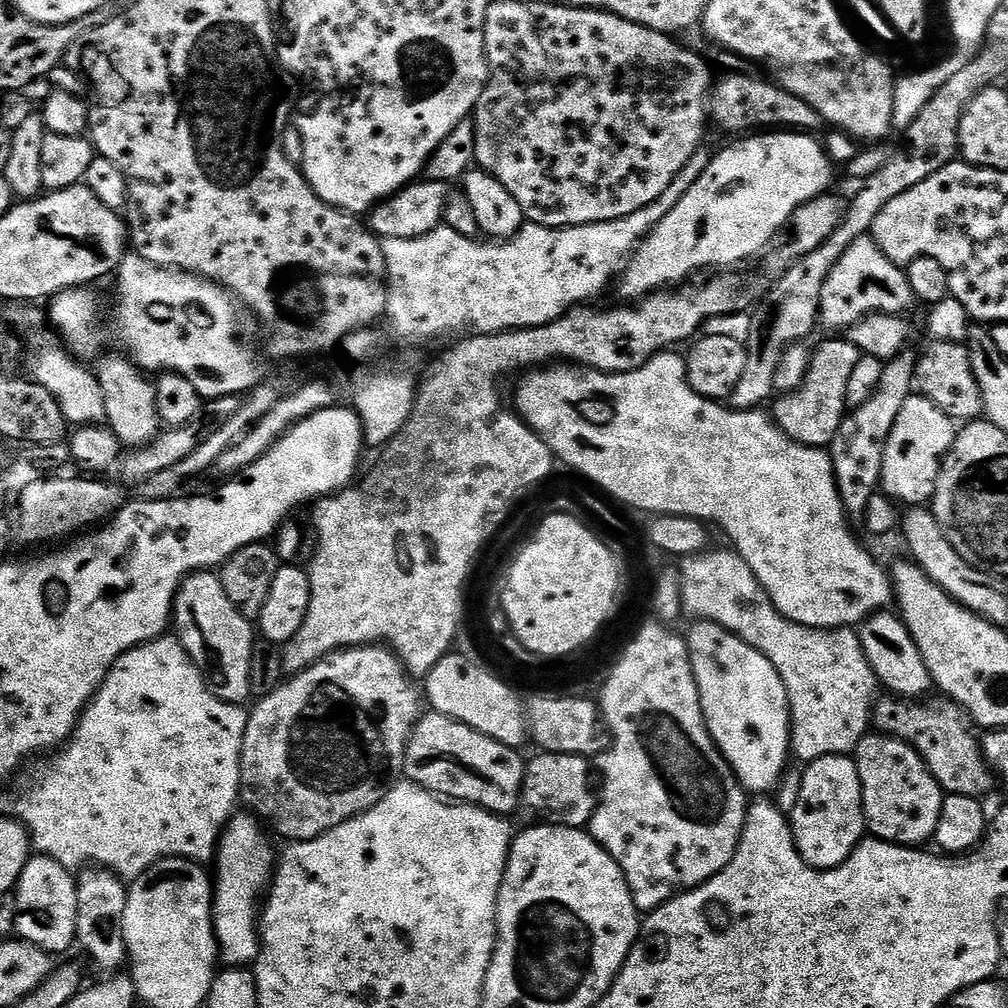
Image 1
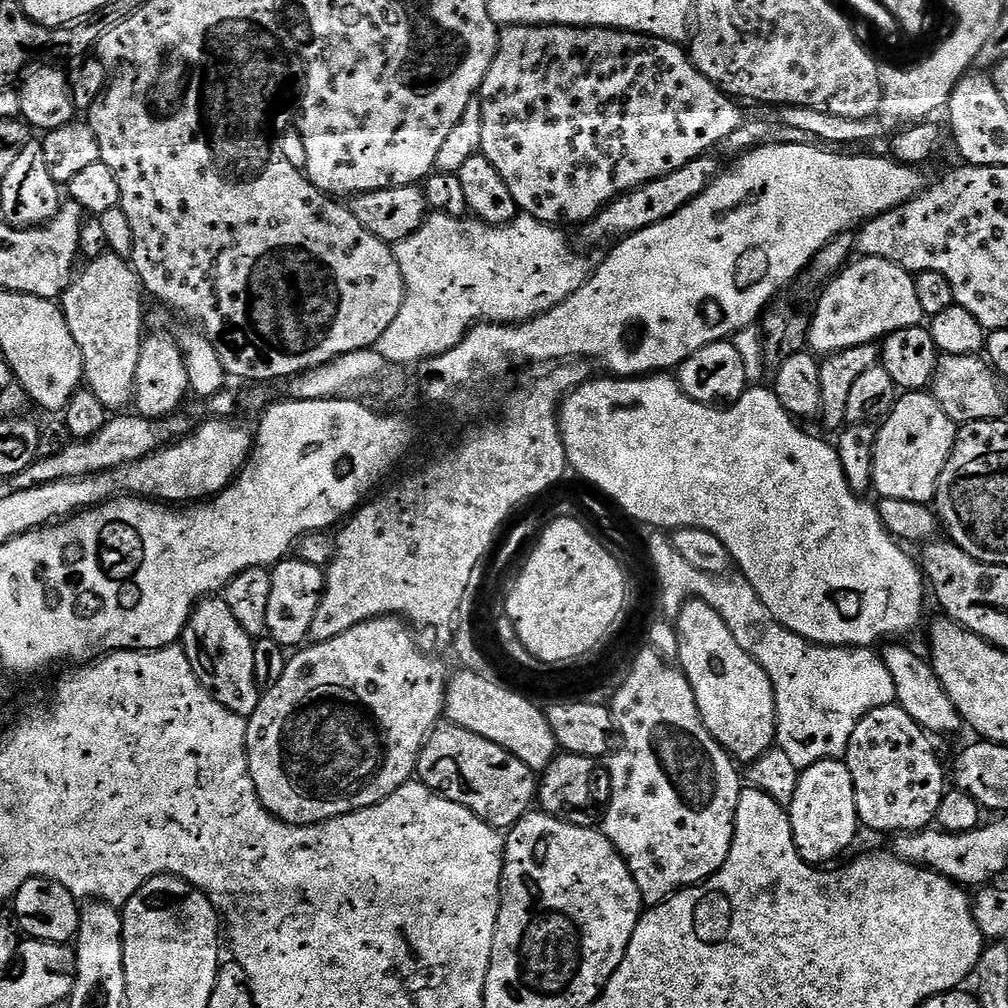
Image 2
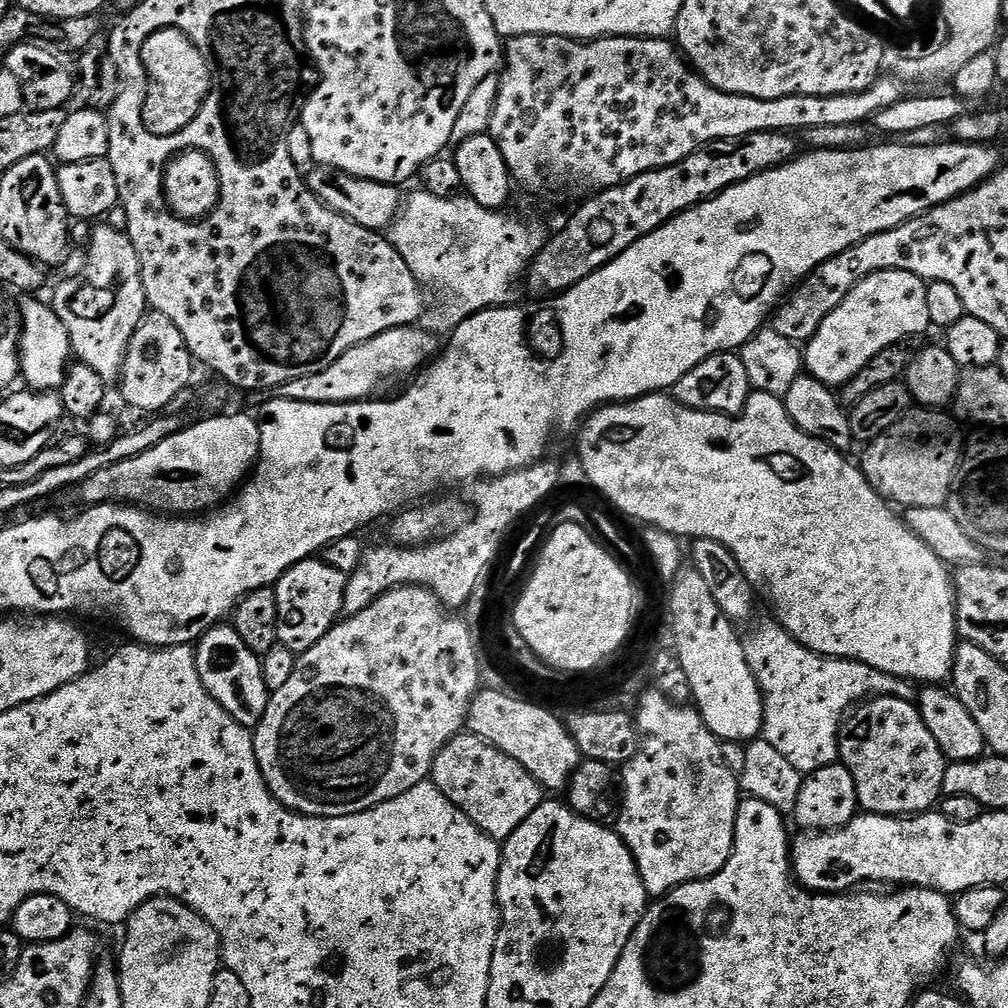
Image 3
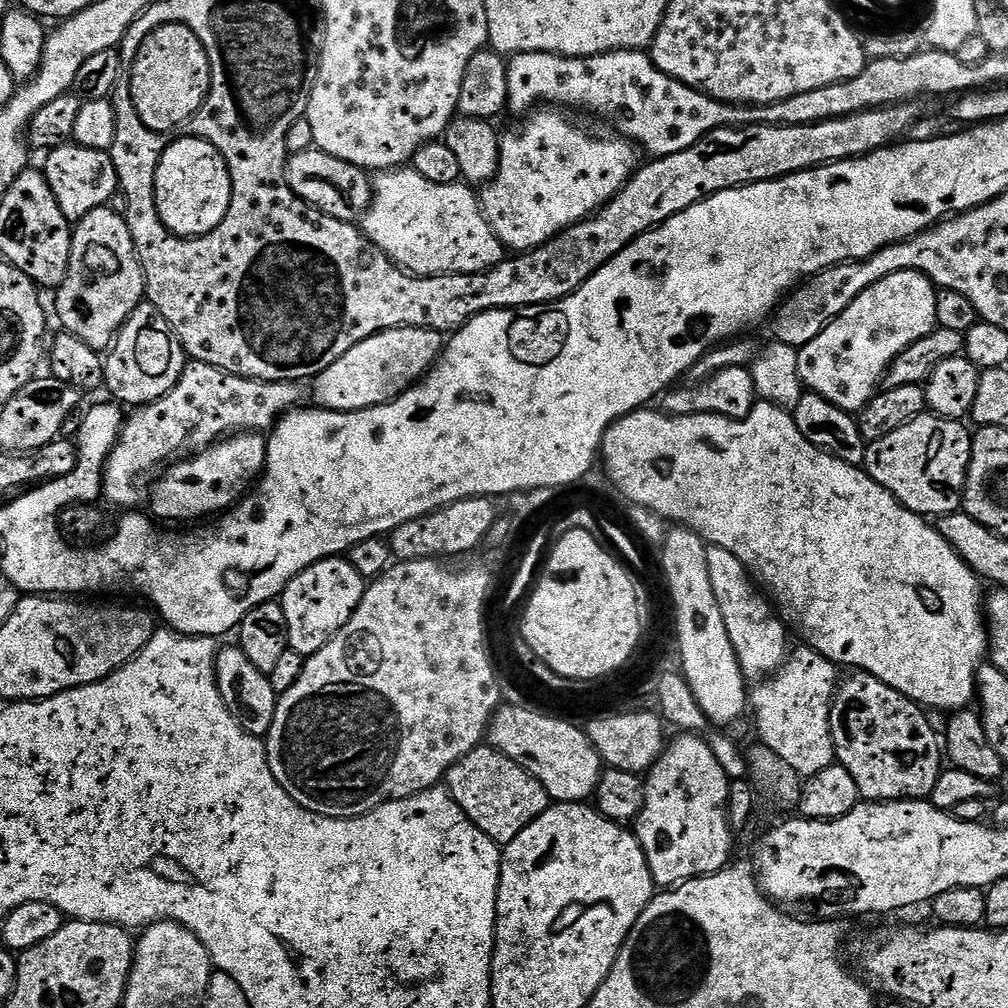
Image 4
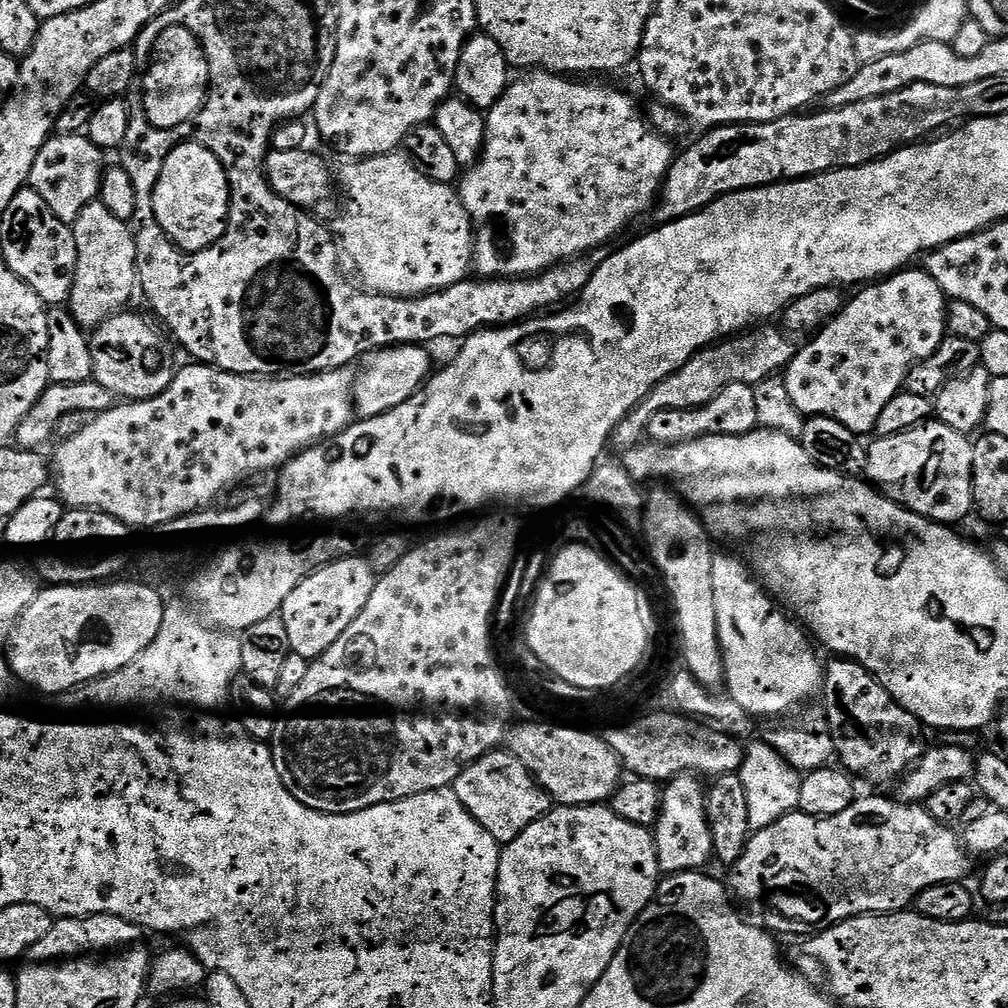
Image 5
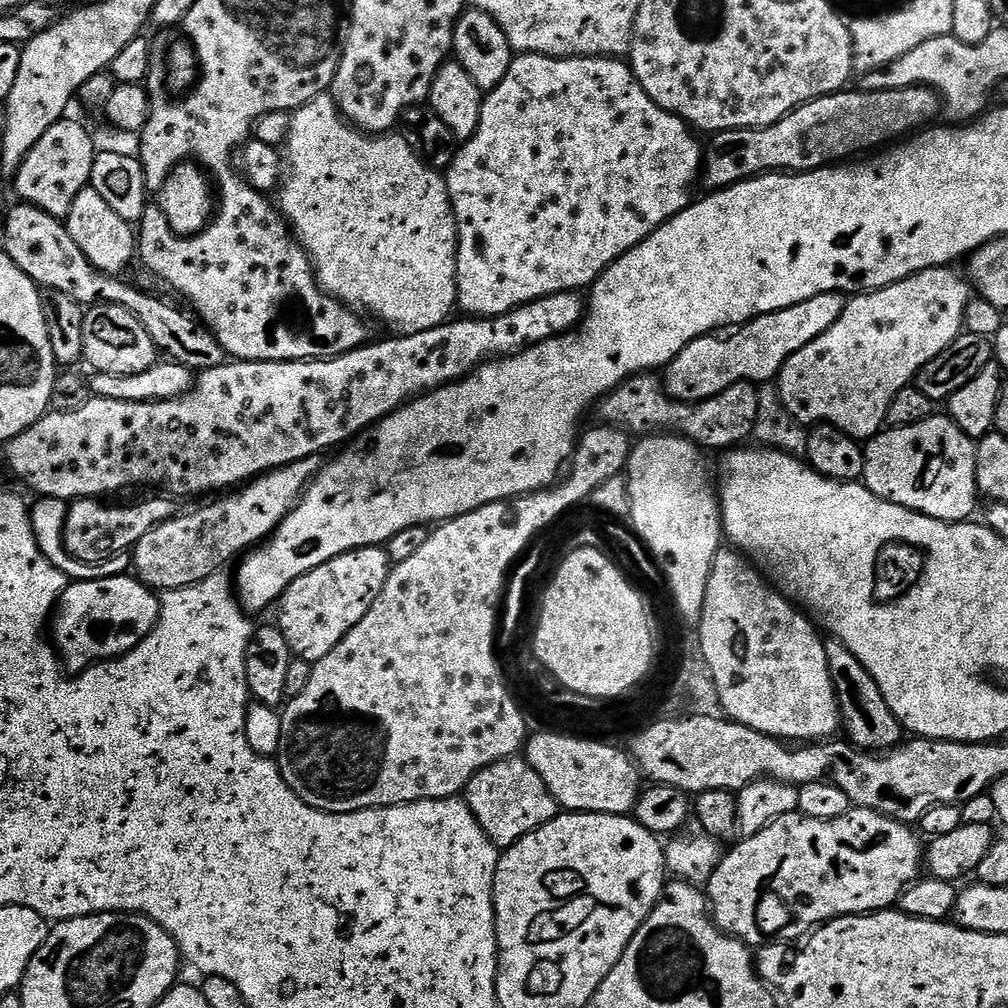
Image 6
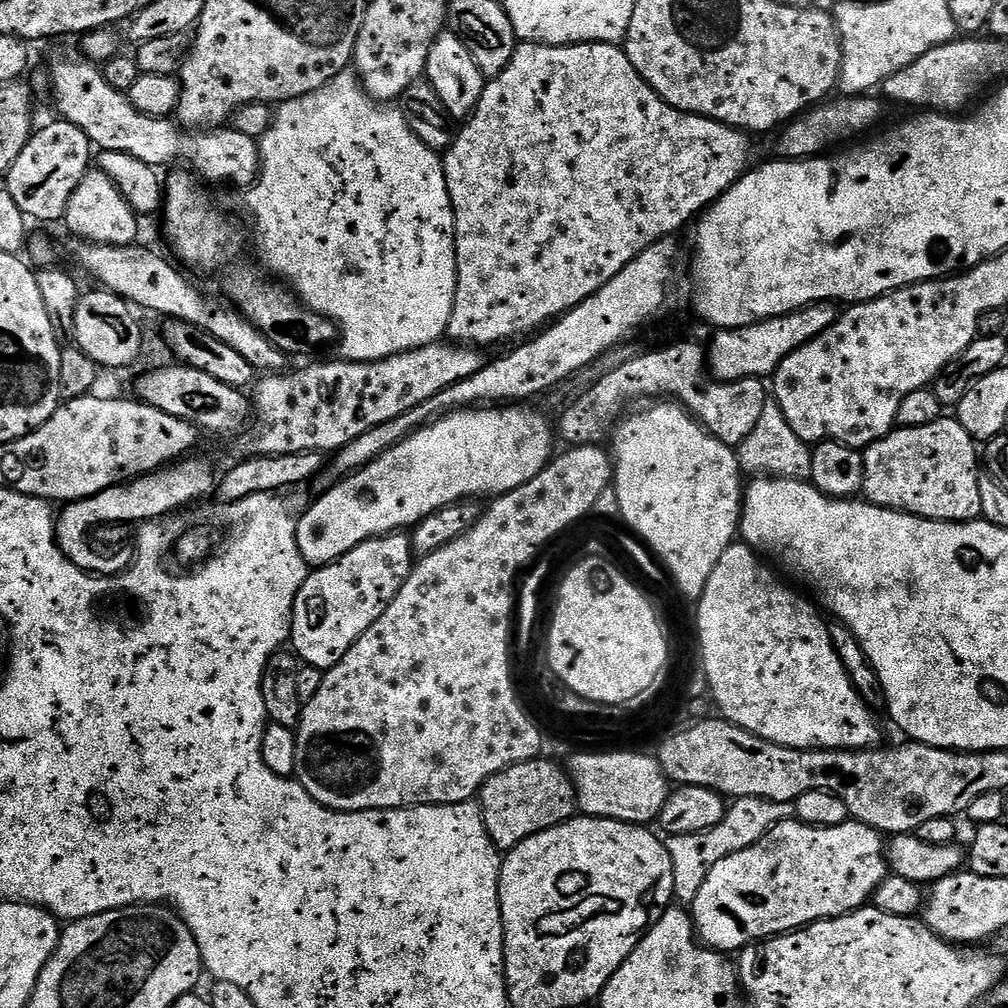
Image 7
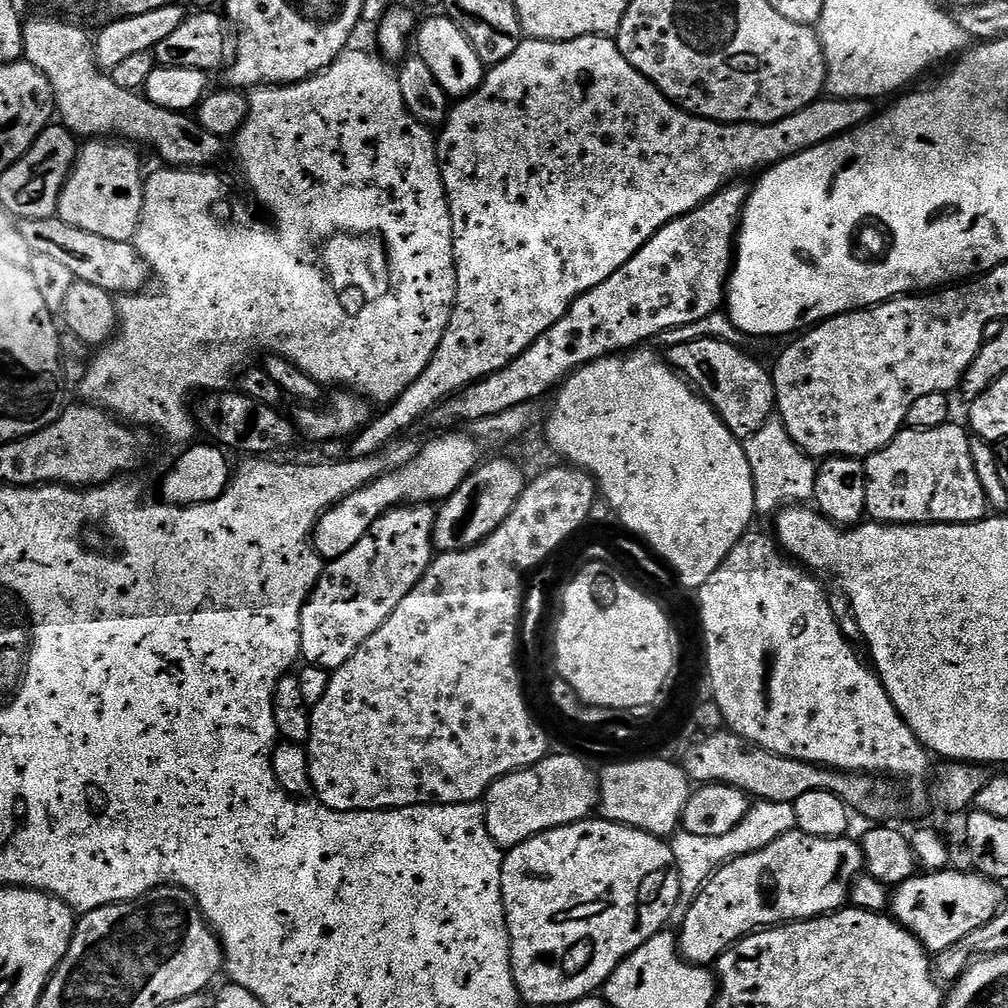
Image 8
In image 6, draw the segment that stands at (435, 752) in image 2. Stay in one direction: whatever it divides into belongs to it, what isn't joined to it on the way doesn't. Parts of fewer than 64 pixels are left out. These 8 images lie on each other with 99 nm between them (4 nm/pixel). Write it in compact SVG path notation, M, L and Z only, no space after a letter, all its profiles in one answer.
M519 755L508 756L478 770L478 774L470 778L462 796L471 816L478 818L477 825L482 826L489 840L500 850L514 846L526 834L538 830L561 811L546 782L538 778L538 770L530 767L527 759Z

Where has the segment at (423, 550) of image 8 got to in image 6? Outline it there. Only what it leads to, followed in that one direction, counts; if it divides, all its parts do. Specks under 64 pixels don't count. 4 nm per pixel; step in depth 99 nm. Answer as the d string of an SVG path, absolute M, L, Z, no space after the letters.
M358 546L352 552L342 552L338 558L326 560L322 566L309 568L306 574L295 577L292 583L284 589L283 596L278 601L280 607L280 621L278 627L286 642L290 642L293 657L309 662L315 662L326 658L362 618L374 606L378 594L382 594L382 586L386 586L390 561L388 553L380 546Z

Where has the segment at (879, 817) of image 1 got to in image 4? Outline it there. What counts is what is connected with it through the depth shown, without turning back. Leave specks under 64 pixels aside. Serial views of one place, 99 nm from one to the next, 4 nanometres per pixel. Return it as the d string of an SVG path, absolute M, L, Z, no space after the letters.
M859 670L853 671L852 676L848 676L839 681L835 696L832 702L832 709L829 714L829 728L832 731L833 746L835 748L835 763L840 764L846 770L850 770L850 778L854 778L854 783L858 786L861 797L868 802L879 802L881 800L922 800L931 797L934 786L938 782L942 771L940 756L942 760L942 740L936 737L936 732L932 729L932 724L928 721L929 713L915 704L910 698L906 698L898 690L886 686L878 678L874 678L868 672Z

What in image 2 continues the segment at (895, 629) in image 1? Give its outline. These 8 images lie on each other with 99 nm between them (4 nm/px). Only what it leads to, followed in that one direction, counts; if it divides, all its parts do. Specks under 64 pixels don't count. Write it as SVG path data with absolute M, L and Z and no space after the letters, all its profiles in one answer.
M892 642L883 649L882 655L884 664L890 670L890 678L894 678L894 690L896 691L896 703L918 726L922 726L925 732L935 734L937 737L948 736L951 732L956 732L962 728L962 721L956 704L950 702L950 694L942 686L938 674L932 669L931 663L924 660L916 652L911 652L908 648L903 648L903 643Z

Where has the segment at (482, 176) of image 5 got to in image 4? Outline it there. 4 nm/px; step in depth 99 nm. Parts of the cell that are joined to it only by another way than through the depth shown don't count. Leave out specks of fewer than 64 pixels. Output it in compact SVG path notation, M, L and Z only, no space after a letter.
M548 106L533 111L527 119L520 122L525 124L518 125L513 132L505 131L500 137L498 170L494 178L483 185L478 199L488 225L509 253L523 254L533 248L540 248L567 228L573 228L575 224L587 220L623 190L638 167L637 149L633 141L625 140L619 134L595 136L594 133L579 128L568 116L571 115Z

